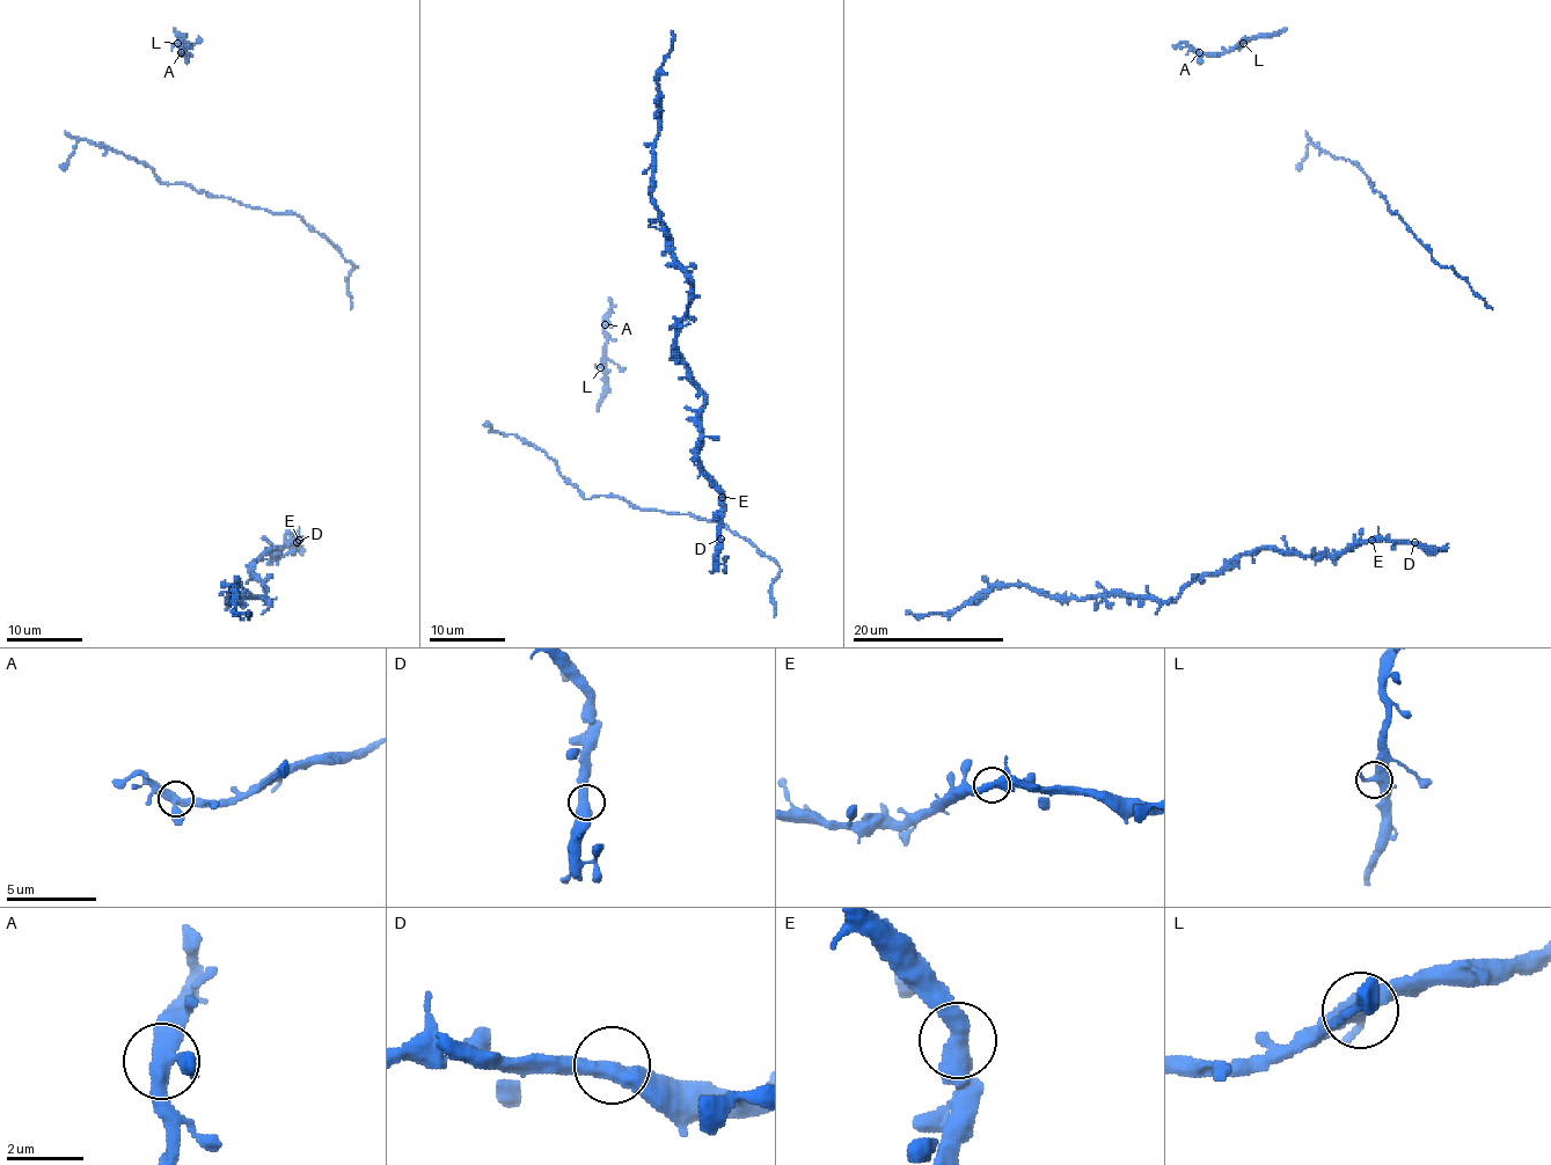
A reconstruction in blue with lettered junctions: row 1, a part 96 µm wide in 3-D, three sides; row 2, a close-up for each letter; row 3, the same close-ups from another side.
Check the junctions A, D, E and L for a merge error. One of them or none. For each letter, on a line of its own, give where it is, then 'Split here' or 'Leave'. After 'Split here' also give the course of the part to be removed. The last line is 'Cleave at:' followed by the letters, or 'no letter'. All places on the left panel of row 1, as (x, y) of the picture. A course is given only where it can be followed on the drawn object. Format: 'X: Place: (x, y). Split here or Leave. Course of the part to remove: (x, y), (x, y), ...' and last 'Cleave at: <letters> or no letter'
A: Place: (181, 52). Leave
D: Place: (297, 542). Leave
E: Place: (299, 540). Leave
L: Place: (177, 43). Leave
Cleave at: no letter

